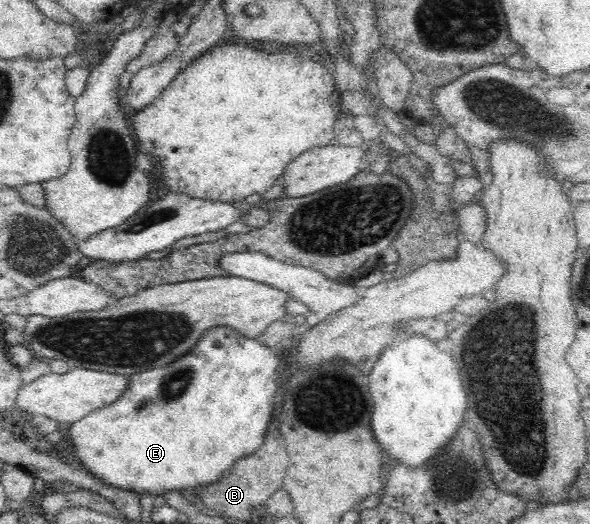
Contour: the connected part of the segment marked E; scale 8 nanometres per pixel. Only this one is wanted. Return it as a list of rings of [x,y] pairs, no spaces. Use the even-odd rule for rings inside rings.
[[[230,327],[209,328],[190,352],[156,370],[132,374],[130,386],[118,400],[73,423],[70,449],[94,477],[136,494],[165,497],[166,492],[176,490],[180,493],[216,484],[240,459],[238,454],[252,452],[264,442],[266,430],[272,422],[278,366],[284,354],[280,348],[262,345],[258,338],[246,337]]]

